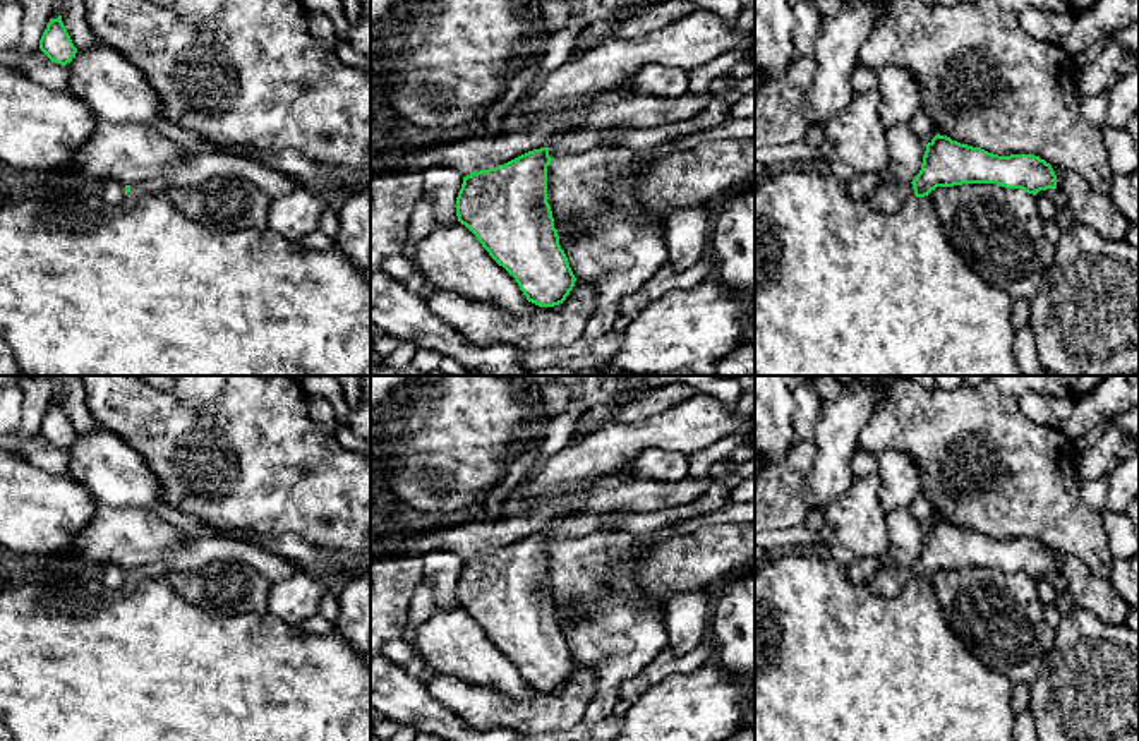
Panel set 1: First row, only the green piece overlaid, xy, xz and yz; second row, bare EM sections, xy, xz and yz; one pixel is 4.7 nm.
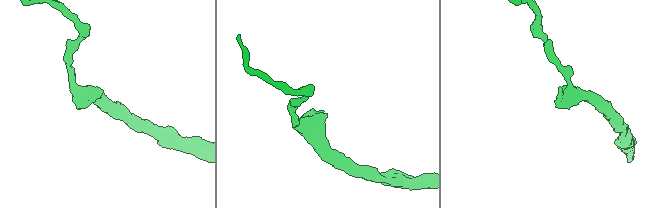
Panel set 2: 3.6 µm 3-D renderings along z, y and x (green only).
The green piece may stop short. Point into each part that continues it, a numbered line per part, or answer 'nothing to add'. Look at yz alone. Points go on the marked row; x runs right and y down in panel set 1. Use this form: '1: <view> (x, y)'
1: yz (889, 198)

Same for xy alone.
1: xy (160, 186)

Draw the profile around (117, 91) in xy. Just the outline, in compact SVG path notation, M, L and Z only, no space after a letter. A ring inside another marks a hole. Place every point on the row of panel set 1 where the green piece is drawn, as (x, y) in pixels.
M105 43L77 50L70 62L69 91L105 122L148 125L165 122L156 87Z

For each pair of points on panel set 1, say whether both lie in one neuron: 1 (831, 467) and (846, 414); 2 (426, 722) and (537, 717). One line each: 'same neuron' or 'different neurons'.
1: same neuron
2: different neurons

